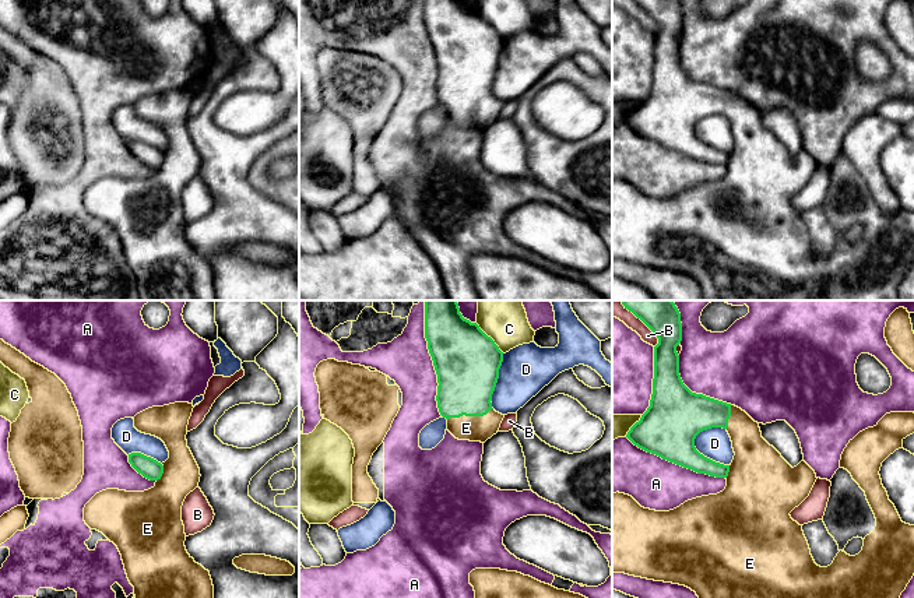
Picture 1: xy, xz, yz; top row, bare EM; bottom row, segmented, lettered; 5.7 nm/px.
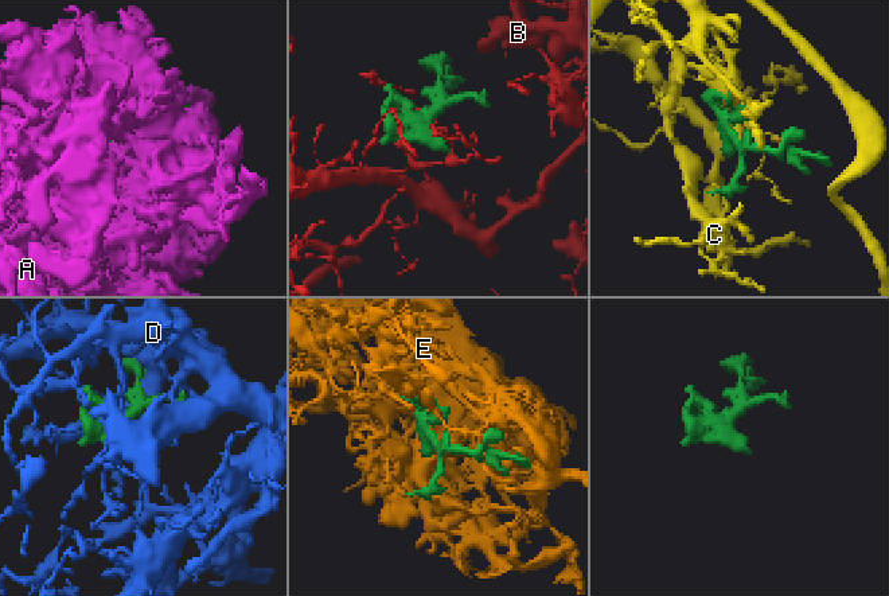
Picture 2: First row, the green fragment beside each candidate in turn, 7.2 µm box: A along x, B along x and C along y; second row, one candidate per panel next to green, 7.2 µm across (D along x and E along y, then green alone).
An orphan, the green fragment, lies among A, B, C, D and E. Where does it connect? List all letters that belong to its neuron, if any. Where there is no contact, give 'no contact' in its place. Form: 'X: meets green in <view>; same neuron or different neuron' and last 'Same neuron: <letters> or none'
A: meets green in xz; different neuron
B: meets green in yz; different neuron
C: meets green in xz; different neuron
D: meets green in yz; different neuron
E: meets green in xz; same neuron
Same neuron: E

